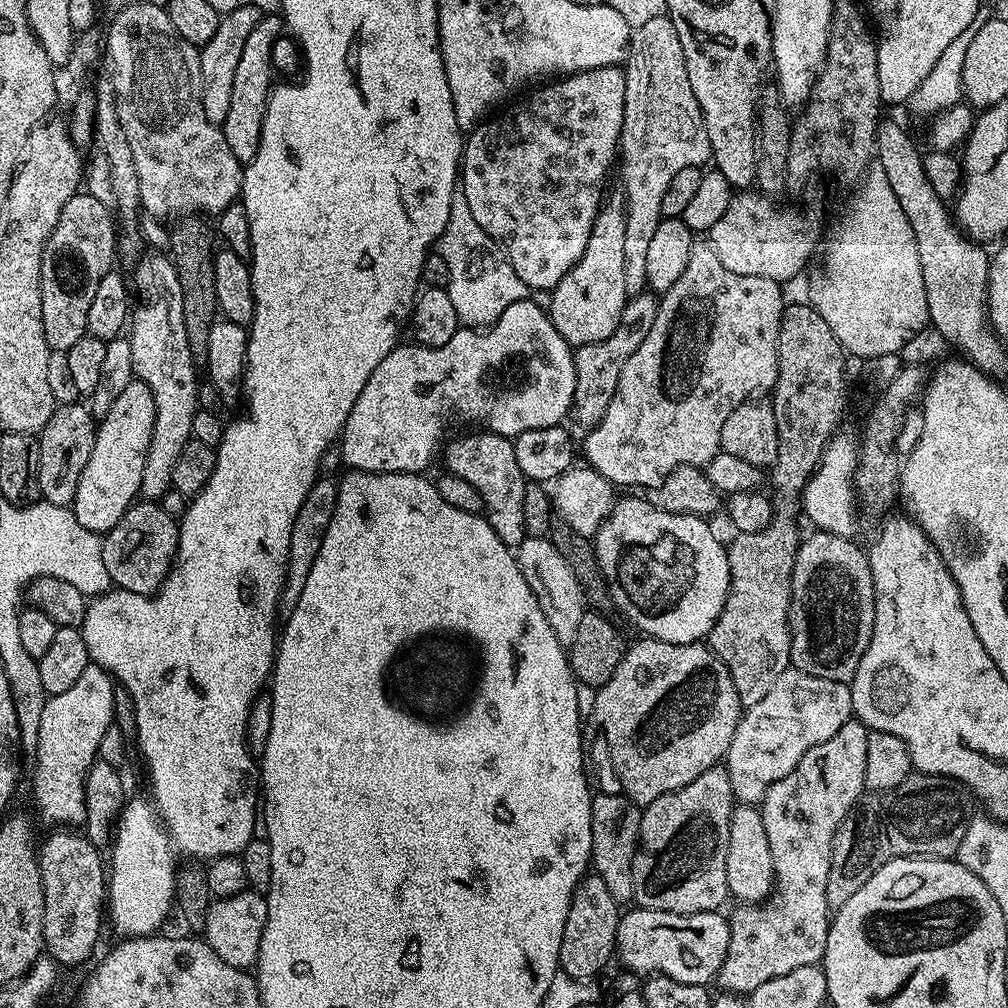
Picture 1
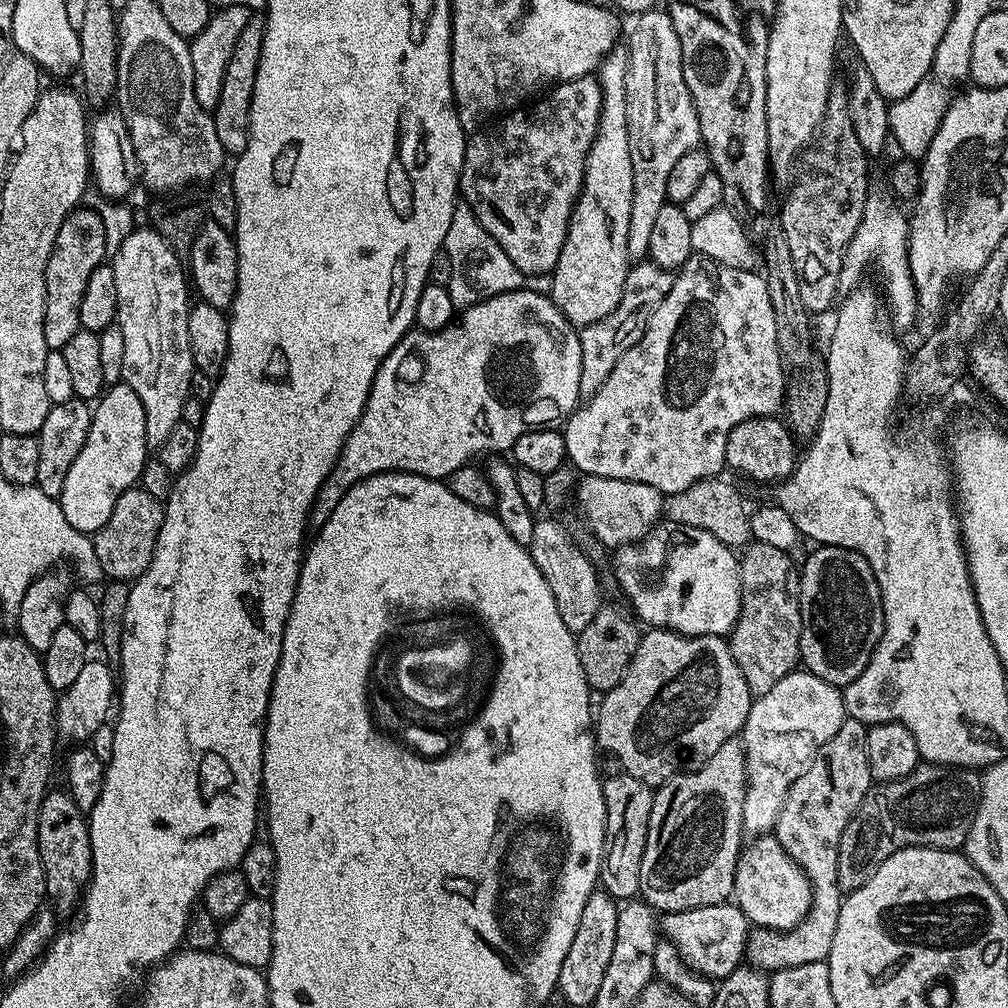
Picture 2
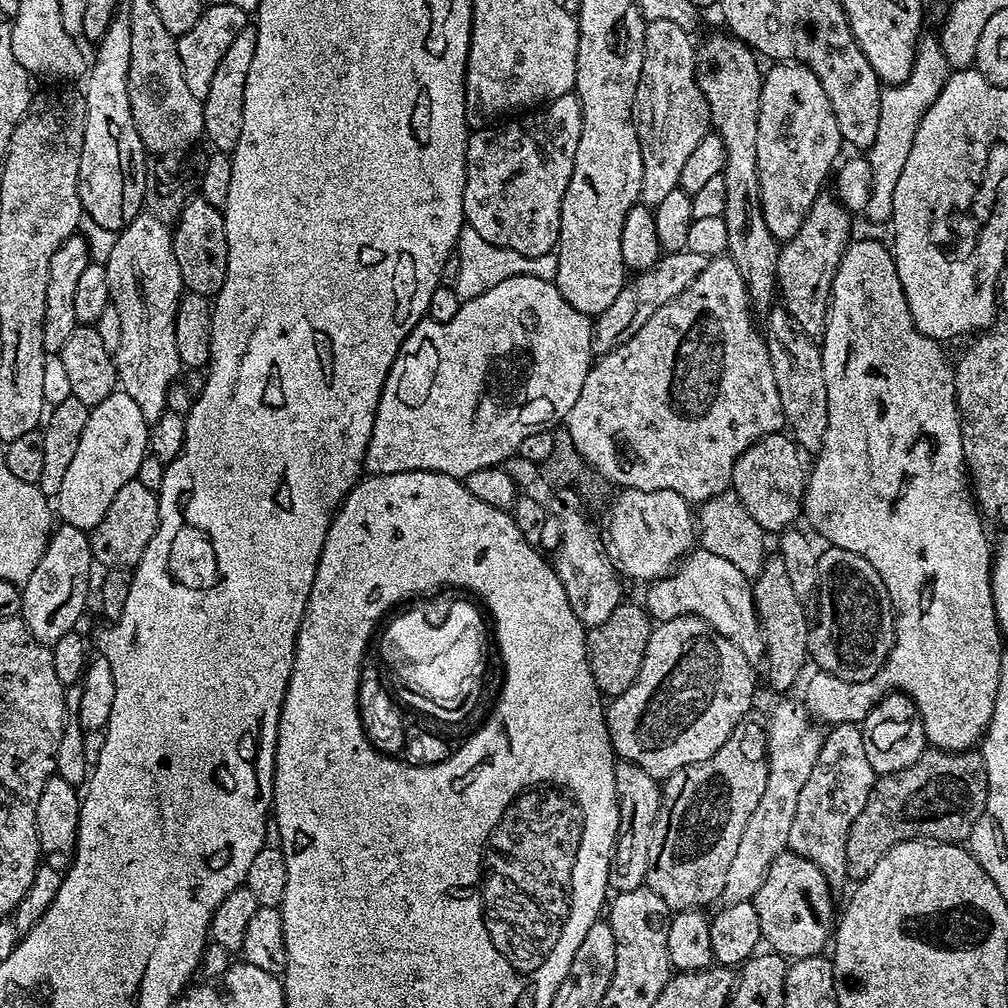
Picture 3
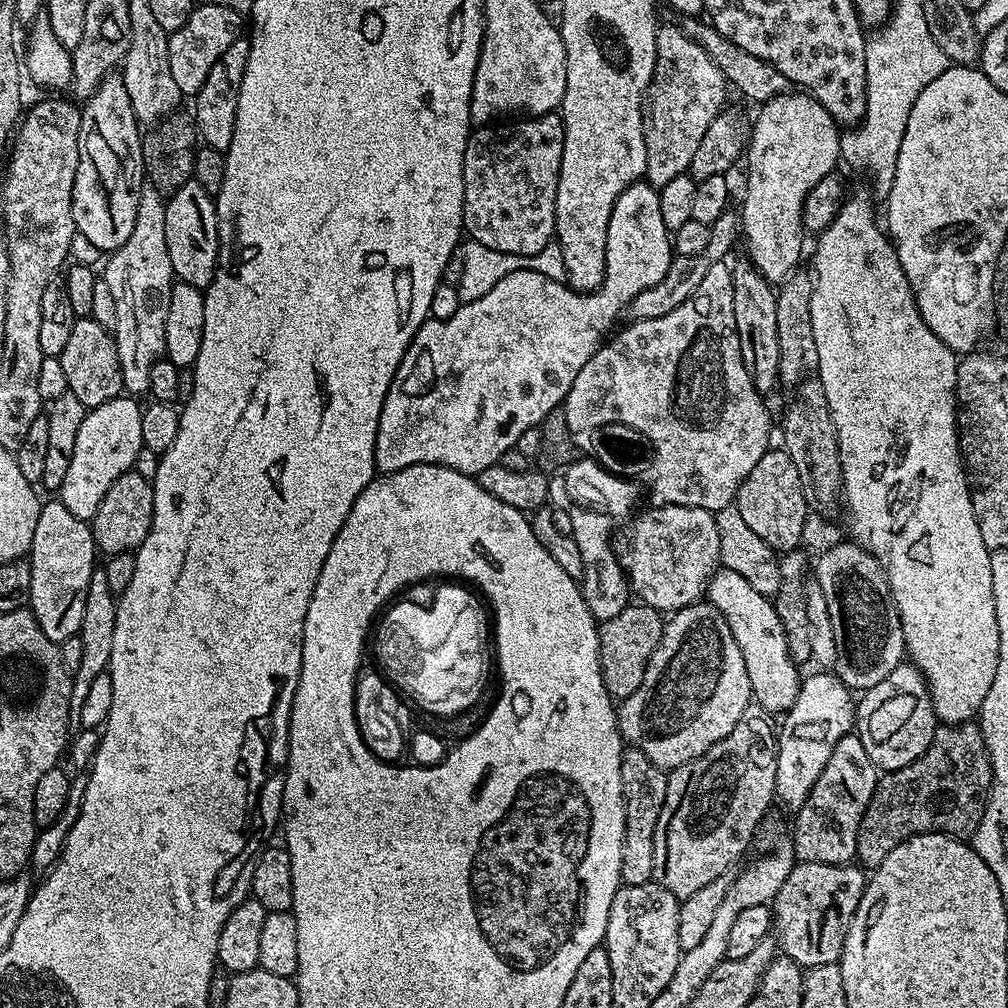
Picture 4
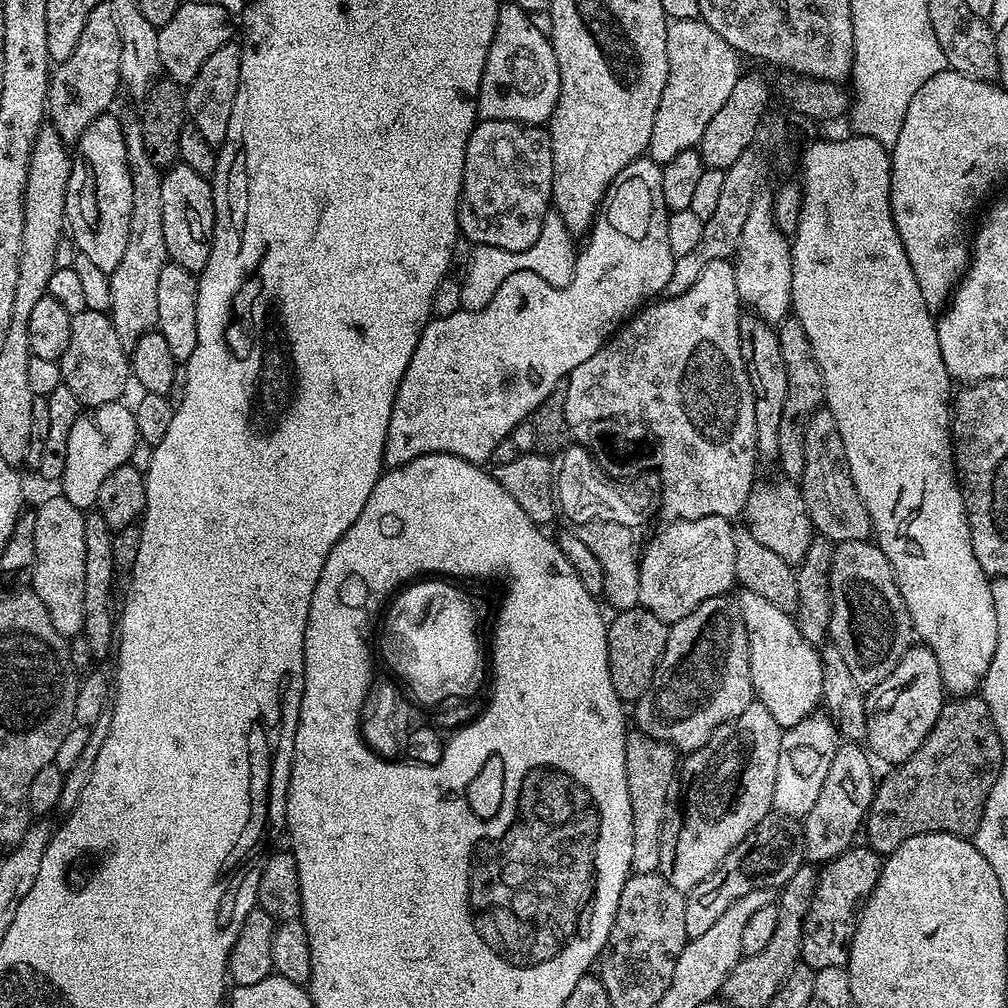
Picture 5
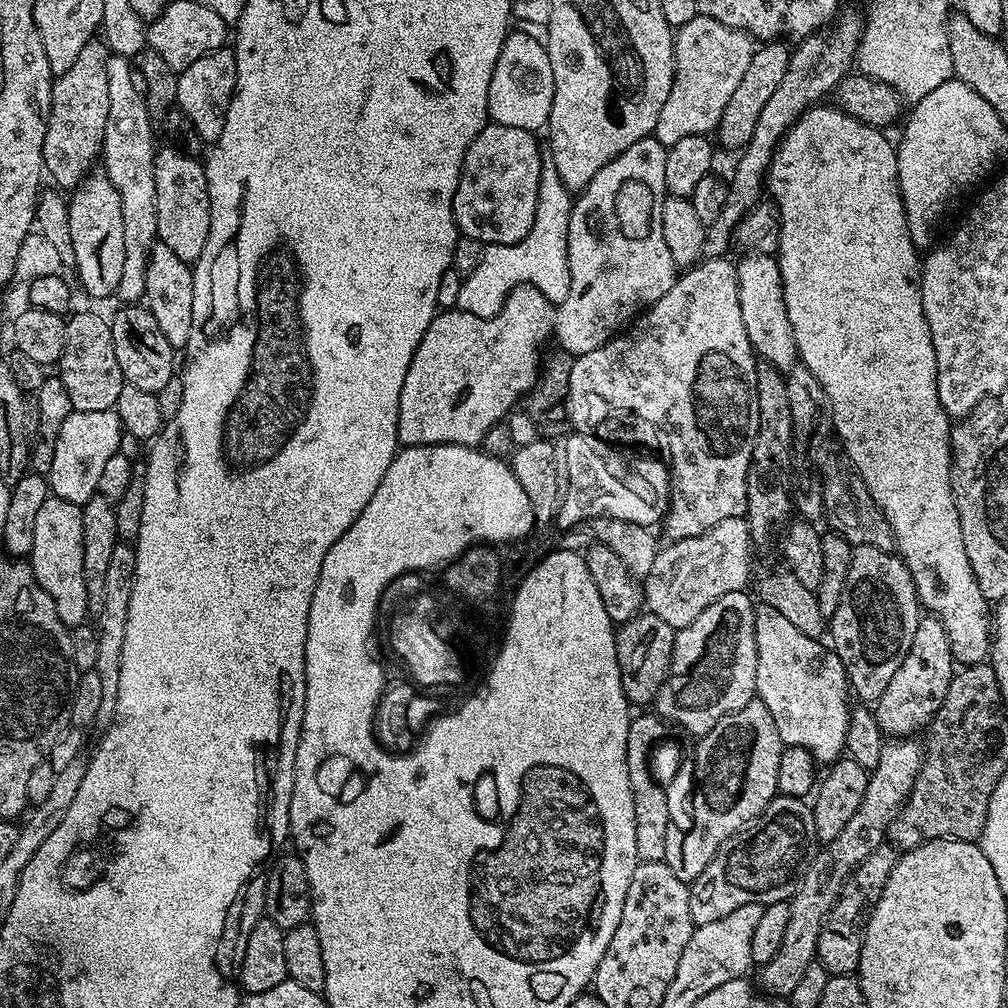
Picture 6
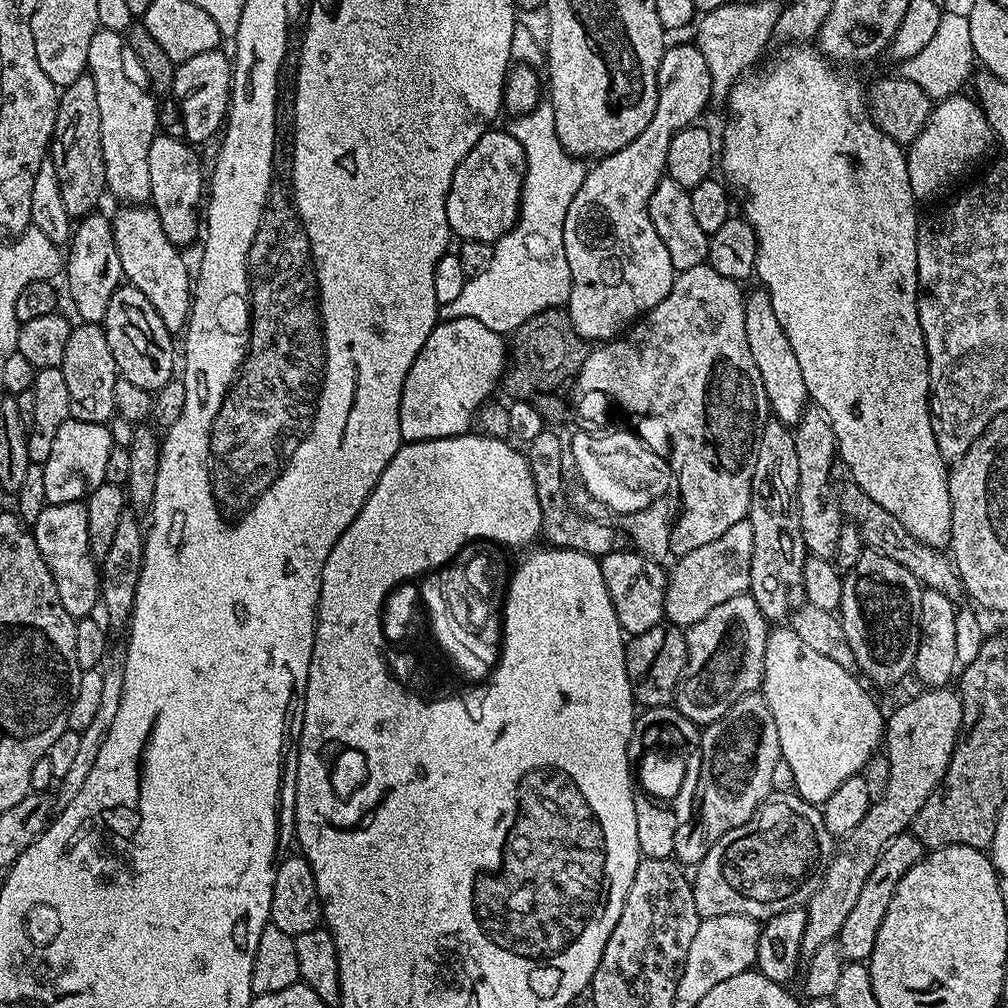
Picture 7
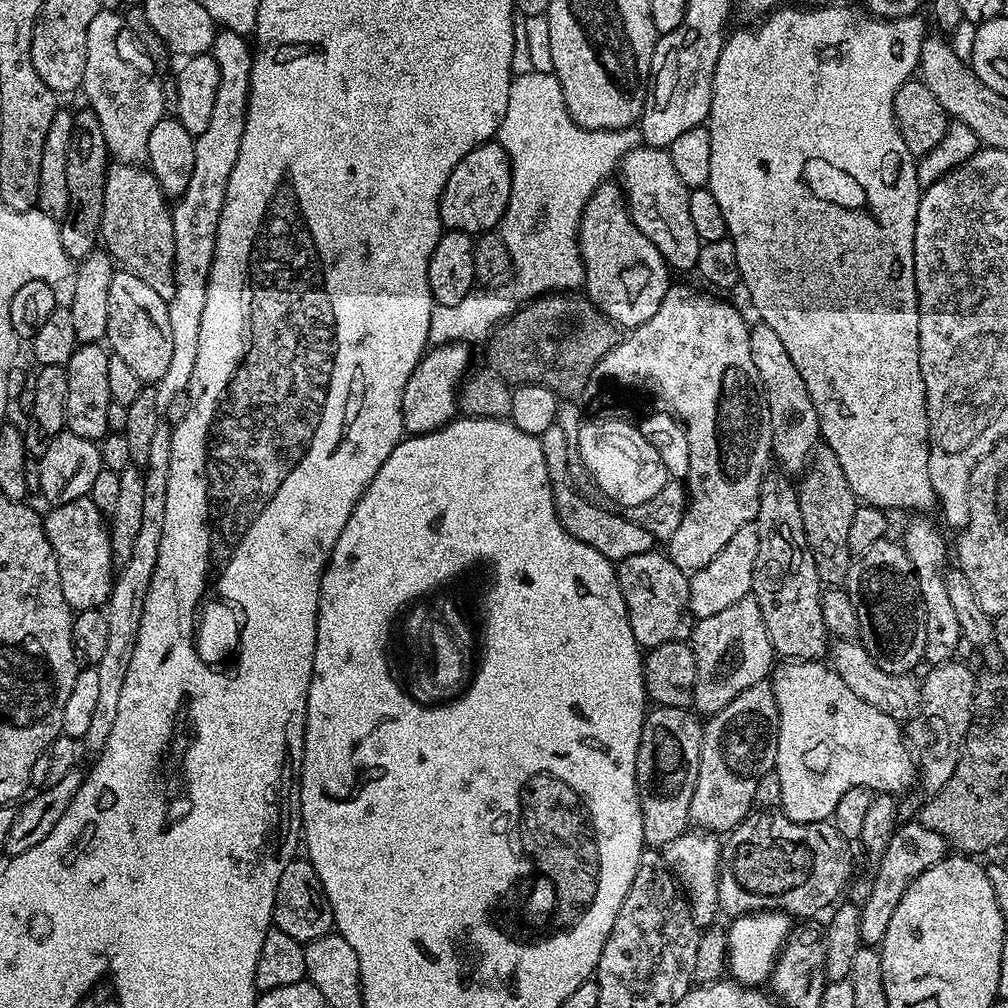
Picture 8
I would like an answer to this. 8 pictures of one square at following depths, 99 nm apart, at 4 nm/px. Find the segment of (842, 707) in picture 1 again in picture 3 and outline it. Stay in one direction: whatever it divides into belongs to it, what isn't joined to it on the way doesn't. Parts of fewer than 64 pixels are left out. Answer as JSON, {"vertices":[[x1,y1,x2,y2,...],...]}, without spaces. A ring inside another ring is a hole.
{"vertices":[[792,700,782,701,773,710,772,717,766,720,768,734,766,788,762,790,762,802,758,802,754,814,750,814,746,830,742,830,738,850,726,873,726,886,722,886,719,899,721,905,751,900,758,886,764,881,764,876,774,858,788,848,790,822,794,820,798,794,802,794,802,786,806,786,806,778,810,778,810,770,814,770,814,762,824,744,825,733,822,728,820,732,819,727,821,728,821,725,814,722,807,707,800,702,795,704]]}

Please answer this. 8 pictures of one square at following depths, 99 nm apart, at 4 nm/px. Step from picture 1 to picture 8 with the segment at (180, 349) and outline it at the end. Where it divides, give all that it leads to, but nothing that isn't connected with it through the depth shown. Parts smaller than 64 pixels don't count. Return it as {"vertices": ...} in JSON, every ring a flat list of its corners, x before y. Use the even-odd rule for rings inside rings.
{"vertices":[[101,7,96,13,94,22,90,22,90,30,86,30,86,74,82,85,82,93,88,99,87,107,98,118,102,126,102,134,106,138,109,157,121,164,143,165,148,159,148,147,150,146,150,130,158,126,160,120,165,119,164,92,156,80,135,72,124,61,120,53,120,31,125,31,126,25,123,15,111,8]]}

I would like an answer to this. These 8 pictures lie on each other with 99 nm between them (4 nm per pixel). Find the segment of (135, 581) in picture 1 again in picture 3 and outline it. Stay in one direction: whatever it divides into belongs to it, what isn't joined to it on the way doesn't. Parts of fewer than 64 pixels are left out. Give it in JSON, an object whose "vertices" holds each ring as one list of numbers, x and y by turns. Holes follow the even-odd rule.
{"vertices":[[131,480,114,494,114,502,110,502,110,510,106,510,106,518,98,522,98,526,90,529,92,542,92,559,97,565,105,564,105,569,135,569,137,562,144,556,150,538,158,530,158,495,146,490,142,482]]}

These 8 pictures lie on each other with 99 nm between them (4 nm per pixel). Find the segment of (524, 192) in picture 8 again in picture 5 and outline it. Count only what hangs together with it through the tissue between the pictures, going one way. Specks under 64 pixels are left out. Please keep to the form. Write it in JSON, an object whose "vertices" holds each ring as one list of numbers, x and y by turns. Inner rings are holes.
{"vertices":[[549,214,544,219,542,234,534,246,530,246,521,252,507,252,501,248,495,248,489,244,477,244,470,254,470,267,466,269,466,274,460,280,462,290,461,309,466,312,477,312,482,310,498,294,498,286,510,278,510,274,515,272,533,272,541,276,550,286,555,288,565,288,570,286,570,282,576,273,577,245,571,230,562,222,562,218,555,214]]}

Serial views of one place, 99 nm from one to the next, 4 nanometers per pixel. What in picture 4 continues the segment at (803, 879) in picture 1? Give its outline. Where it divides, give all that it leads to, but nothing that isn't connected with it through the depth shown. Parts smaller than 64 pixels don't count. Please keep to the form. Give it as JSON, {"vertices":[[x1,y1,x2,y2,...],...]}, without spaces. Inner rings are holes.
{"vertices":[[849,734,838,738,830,762,812,781,806,802,795,813,796,825,790,829,797,861,809,864,850,864,856,860,858,826,876,789,878,769,862,747,860,737]]}

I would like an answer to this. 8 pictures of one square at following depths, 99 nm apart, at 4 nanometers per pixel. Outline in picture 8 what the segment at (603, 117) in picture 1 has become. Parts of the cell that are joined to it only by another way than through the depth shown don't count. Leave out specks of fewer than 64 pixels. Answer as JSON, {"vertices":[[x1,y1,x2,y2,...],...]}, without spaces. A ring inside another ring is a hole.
{"vertices":[[498,142,480,144,450,174,440,195,440,222,453,232,483,234,491,232,504,219,512,189,512,163,508,151]]}

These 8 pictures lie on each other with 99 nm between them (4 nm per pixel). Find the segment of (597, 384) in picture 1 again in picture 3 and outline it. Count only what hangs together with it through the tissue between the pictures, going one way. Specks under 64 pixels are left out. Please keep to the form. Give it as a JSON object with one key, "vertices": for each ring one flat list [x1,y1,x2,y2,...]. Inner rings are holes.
{"vertices":[[687,250,669,252,661,255,654,266,637,271,633,275,636,277,633,280,631,277,625,283,618,298,614,298,613,304,606,306,601,316,595,317,592,325,593,353,597,357,602,357,618,346,630,342,630,338,634,338,634,334,638,334,638,330,642,330,642,326,646,326,646,322,650,322,650,318,654,318,654,314,658,314,662,306,666,306,666,302,678,298,678,294,686,290,690,282,694,282,694,278,702,274,702,270,706,270,708,261,709,257,695,256,693,252]]}

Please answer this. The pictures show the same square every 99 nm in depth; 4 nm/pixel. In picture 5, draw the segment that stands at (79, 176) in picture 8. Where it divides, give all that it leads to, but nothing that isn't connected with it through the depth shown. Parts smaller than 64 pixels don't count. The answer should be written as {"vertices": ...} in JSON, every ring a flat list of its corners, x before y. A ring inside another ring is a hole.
{"vertices":[[101,2,90,10,90,18,86,18,86,26,82,26,82,35,78,38,78,46,74,46,74,54,59,61,50,72,46,116,61,140,79,140,98,117,111,109,108,107,115,102,116,91,122,88,121,62,122,38,118,34,118,22,114,22,111,3]]}

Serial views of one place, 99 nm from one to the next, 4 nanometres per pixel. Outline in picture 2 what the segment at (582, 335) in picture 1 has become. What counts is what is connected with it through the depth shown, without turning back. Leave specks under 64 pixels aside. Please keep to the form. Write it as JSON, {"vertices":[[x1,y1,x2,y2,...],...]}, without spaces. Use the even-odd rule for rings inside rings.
{"vertices":[[617,46,600,62,602,114,594,146,588,155,580,196,570,218,562,254,551,272,552,301,577,329,606,318,618,306,630,267,628,235,630,202,634,202,634,166,630,162,630,134,626,126,627,47]]}

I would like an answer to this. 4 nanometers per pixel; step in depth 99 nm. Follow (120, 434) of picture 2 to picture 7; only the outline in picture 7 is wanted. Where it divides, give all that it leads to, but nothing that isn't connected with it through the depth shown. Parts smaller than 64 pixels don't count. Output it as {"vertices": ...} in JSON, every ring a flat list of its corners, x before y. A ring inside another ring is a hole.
{"vertices":[[68,419,62,422,58,435,54,437,54,446,50,458,44,463,46,478,46,498,50,504,62,502,85,501,98,485,106,478,106,462,110,450,114,447,110,438,108,424,95,424,81,420]]}

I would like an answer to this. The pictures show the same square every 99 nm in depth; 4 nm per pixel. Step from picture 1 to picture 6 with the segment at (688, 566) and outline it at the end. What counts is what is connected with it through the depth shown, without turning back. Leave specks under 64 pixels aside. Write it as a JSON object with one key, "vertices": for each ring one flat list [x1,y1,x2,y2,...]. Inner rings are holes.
{"vertices":[[765,603,756,609,754,638,758,646,756,696,770,710,781,742,805,748,813,761,824,766,841,759,850,723,850,685,838,654,817,637,802,634,783,614]]}

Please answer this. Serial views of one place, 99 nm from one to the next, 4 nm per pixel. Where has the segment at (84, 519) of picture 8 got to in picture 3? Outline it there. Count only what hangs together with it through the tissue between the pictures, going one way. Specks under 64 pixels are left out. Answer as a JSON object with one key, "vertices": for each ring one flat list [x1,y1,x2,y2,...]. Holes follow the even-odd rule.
{"vertices":[[66,523,53,527,46,550,42,558,38,558,34,574,30,574,30,578,22,585,20,594,20,616,38,642,54,645,58,638,62,638,62,634,77,627,76,623,88,604,92,568,94,561,89,533]]}

